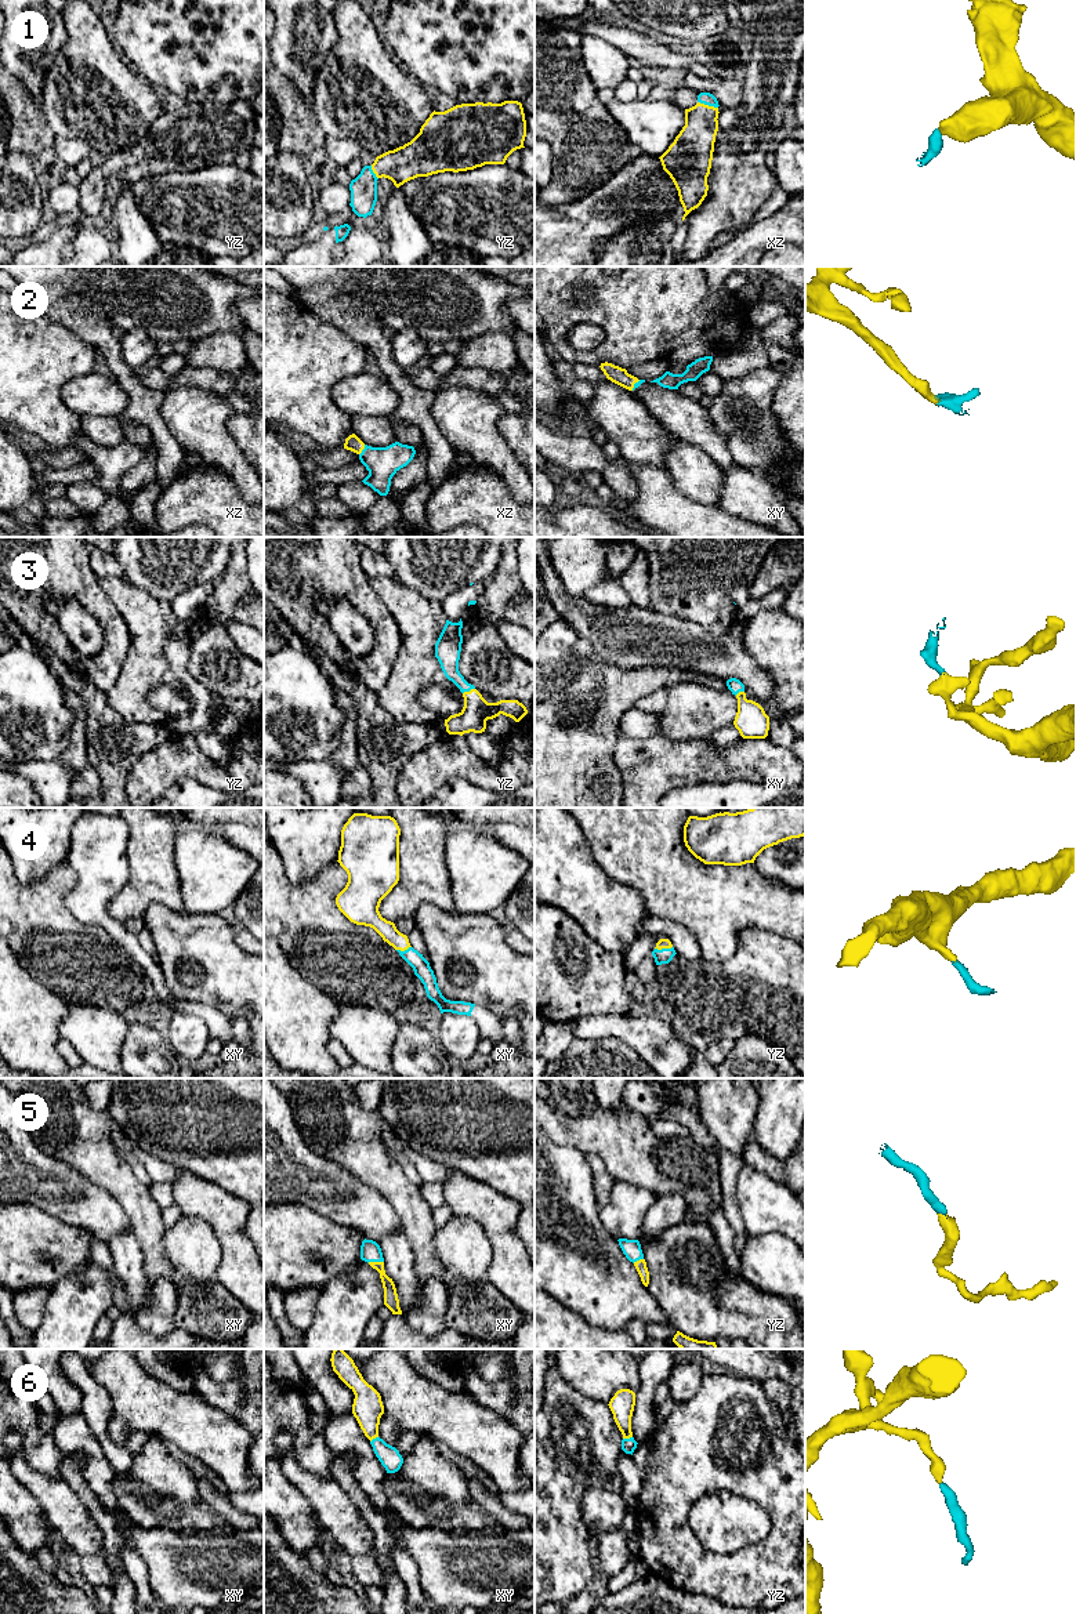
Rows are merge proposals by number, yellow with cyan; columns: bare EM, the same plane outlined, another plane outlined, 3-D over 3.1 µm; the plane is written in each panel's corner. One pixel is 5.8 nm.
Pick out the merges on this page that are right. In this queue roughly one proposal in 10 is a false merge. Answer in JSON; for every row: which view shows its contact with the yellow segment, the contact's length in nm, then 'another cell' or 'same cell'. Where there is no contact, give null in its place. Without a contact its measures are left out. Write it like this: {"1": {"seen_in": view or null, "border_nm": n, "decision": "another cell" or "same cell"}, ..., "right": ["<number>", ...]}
{"1": {"seen_in": "xz", "border_nm": 130, "decision": "same cell"}, "2": {"seen_in": "xz", "border_nm": 70, "decision": "same cell"}, "3": {"seen_in": "yz", "border_nm": 80, "decision": "same cell"}, "4": {"seen_in": "yz", "border_nm": 110, "decision": "same cell"}, "5": {"seen_in": "xy", "border_nm": 100, "decision": "same cell"}, "6": {"seen_in": "yz", "border_nm": 60, "decision": "same cell"}, "right": ["1", "2", "3", "4", "5", "6"]}

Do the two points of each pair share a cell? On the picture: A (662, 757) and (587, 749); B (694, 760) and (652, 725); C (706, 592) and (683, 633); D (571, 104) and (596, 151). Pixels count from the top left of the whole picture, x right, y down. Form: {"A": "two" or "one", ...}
{"A": "two", "B": "two", "C": "two", "D": "one"}

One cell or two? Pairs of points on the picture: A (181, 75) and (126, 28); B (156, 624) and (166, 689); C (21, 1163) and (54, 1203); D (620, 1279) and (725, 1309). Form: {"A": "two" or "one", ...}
{"A": "one", "B": "one", "C": "one", "D": "two"}

